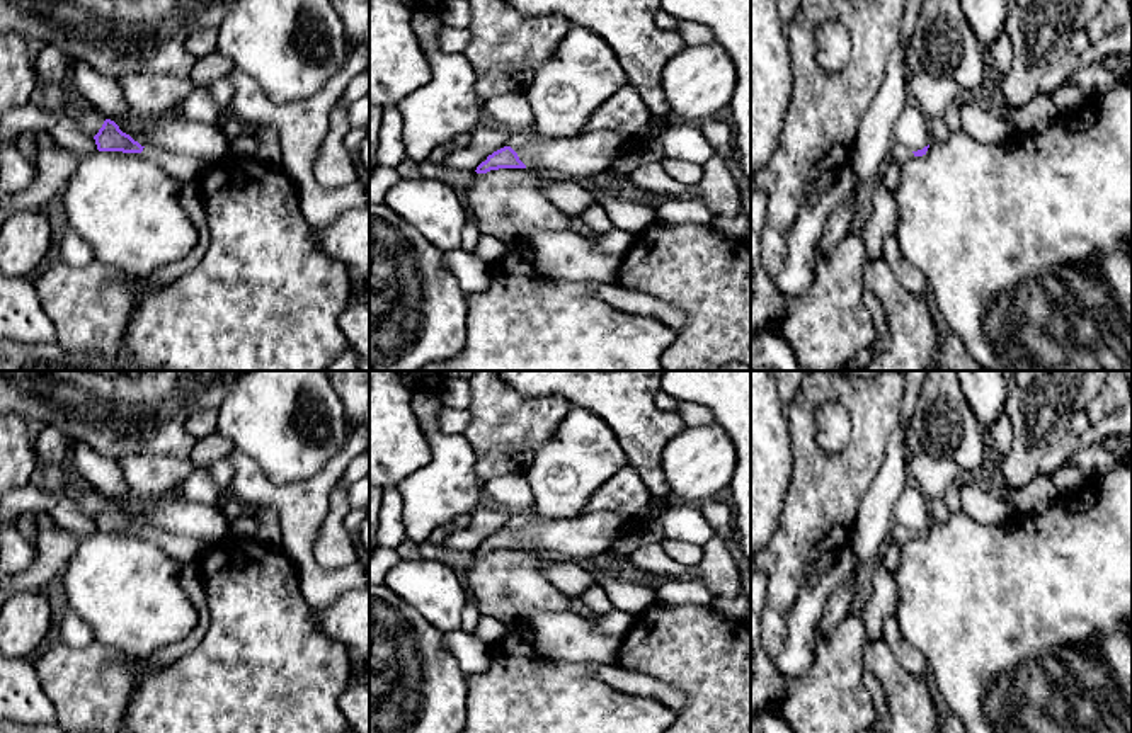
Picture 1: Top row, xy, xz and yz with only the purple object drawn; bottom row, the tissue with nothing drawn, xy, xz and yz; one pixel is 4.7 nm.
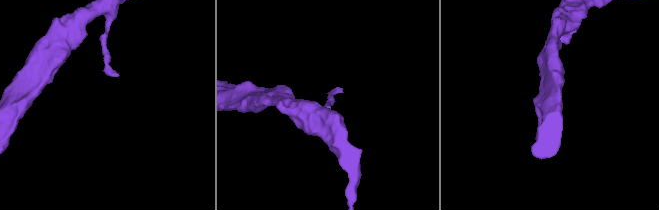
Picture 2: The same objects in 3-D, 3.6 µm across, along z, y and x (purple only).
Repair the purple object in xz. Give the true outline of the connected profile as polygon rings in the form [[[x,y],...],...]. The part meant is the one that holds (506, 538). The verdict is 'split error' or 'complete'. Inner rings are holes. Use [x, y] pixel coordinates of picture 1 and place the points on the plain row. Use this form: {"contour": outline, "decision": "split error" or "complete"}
{"contour": [[[533,509],[523,514],[512,514],[509,526],[494,532],[492,536],[487,537],[485,543],[482,543],[477,548],[477,554],[487,554],[490,551],[499,551],[499,549],[529,549],[529,551],[538,551],[533,546],[524,546],[517,534],[514,532],[516,529],[529,524],[533,519],[540,519]]], "decision": "split error"}

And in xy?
{"contour": [[[111,500],[104,502],[94,520],[99,532],[143,534],[150,541],[157,543],[165,554],[180,566],[199,561],[199,558],[211,546],[199,539],[175,536],[160,529],[141,527],[129,515],[123,514]]], "decision": "split error"}

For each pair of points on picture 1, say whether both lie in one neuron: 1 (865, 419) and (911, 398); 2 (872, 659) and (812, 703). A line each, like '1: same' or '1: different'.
1: different
2: different

